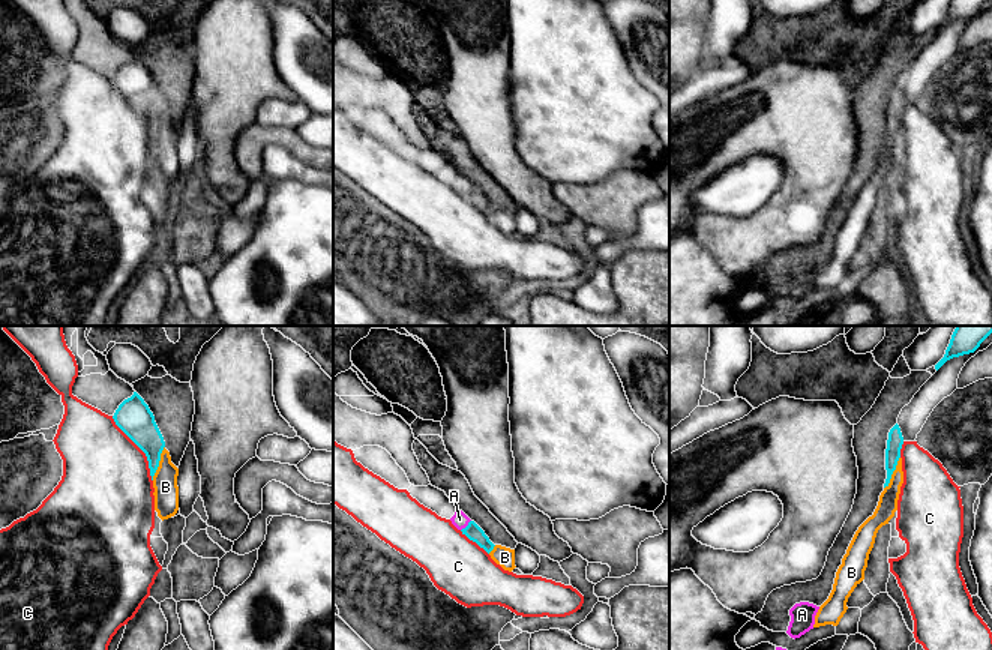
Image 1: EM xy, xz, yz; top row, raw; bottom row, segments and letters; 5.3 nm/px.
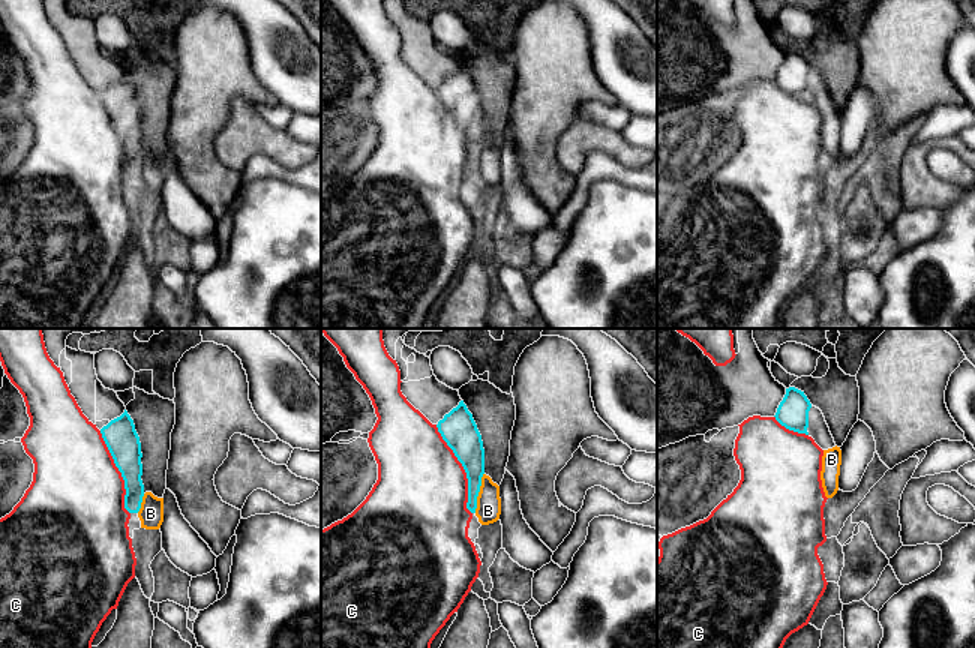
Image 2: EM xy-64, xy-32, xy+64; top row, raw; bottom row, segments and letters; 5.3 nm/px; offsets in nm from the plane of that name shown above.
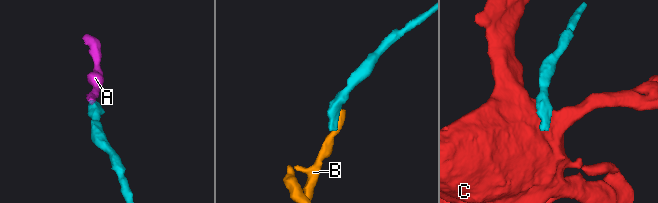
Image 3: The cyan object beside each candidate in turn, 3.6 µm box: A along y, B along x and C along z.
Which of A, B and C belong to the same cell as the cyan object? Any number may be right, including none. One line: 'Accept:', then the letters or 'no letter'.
Accept: A

